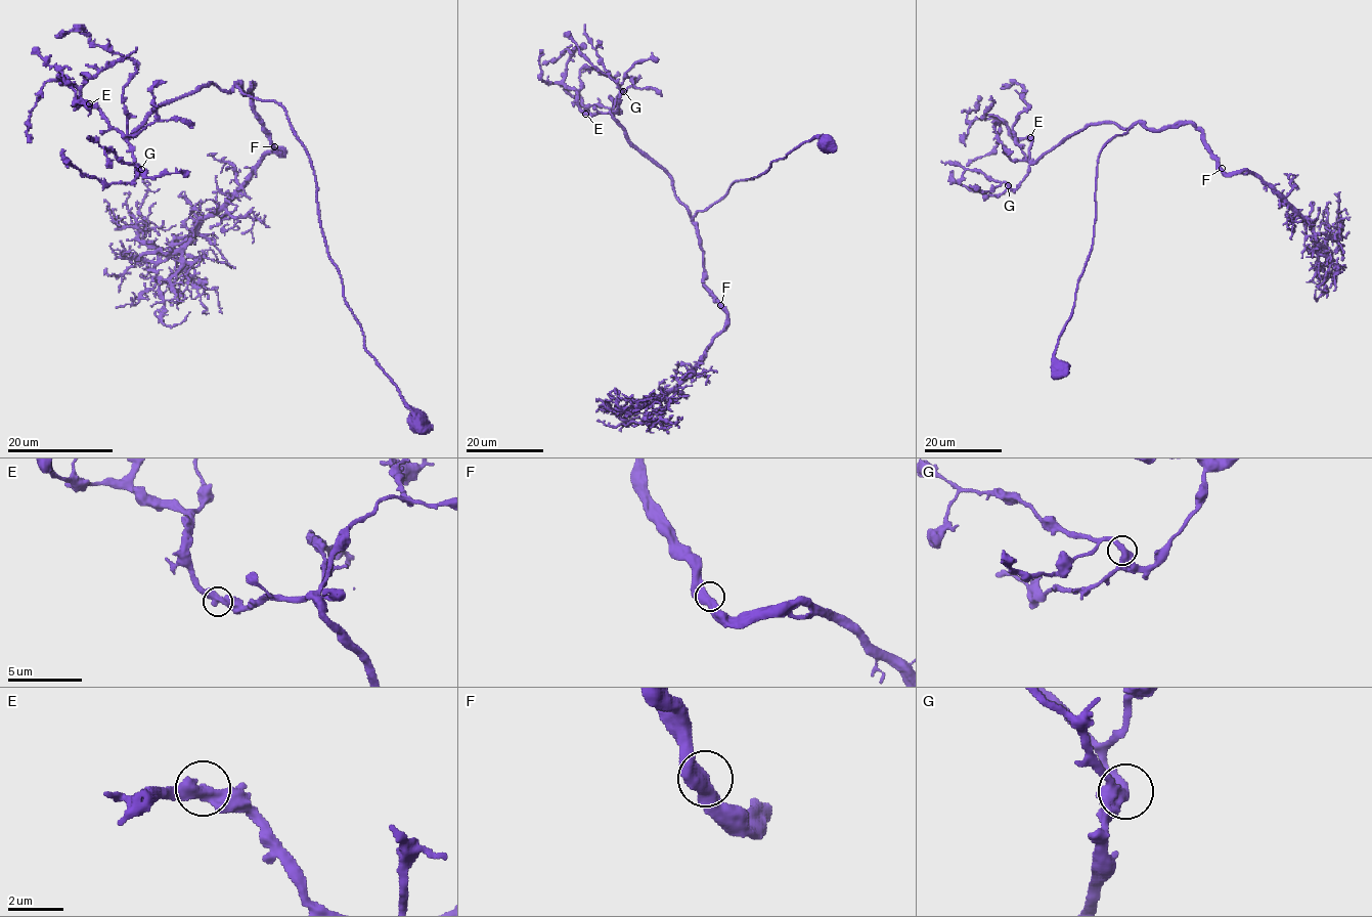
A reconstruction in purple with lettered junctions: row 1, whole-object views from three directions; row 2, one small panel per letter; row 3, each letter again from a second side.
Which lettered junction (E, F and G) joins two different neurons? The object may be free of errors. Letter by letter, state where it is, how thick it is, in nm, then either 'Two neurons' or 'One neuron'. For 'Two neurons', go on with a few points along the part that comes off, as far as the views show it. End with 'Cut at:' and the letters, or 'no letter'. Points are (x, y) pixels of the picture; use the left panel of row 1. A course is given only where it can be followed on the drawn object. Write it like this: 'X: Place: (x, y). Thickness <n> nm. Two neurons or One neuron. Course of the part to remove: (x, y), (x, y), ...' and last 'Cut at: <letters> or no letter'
E: Place: (89, 103). Thickness 480 nm. One neuron
F: Place: (274, 146). Thickness 480 nm. One neuron
G: Place: (141, 169). Thickness 460 nm. One neuron
Cut at: no letter

